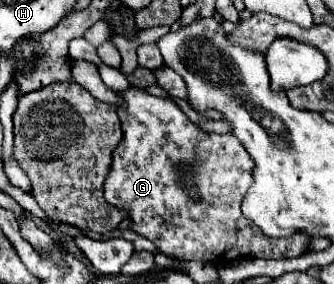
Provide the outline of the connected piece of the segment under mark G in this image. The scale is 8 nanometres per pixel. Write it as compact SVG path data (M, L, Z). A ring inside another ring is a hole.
M131 86L125 92L119 92L119 96L121 96L121 104L117 106L117 114L123 126L123 140L119 142L113 154L111 174L107 176L105 182L105 200L111 206L125 210L129 214L133 222L131 230L151 240L169 258L199 260L199 262L209 262L213 266L217 266L219 262L223 266L243 256L281 260L303 254L311 238L301 234L293 234L287 238L267 238L253 222L247 222L247 218L243 218L241 202L249 190L255 162L249 156L249 152L243 148L243 144L237 140L237 136L203 132L185 116L185 112L173 100L151 96L141 88ZM181 164L193 164L195 178L199 180L199 194L201 194L199 202L187 198L187 194L183 194L177 182L177 170Z

